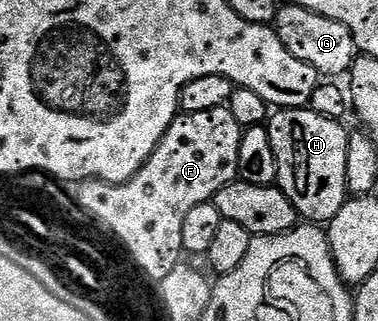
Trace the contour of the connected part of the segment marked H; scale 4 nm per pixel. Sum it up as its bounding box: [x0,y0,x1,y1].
[266,107,350,225]

